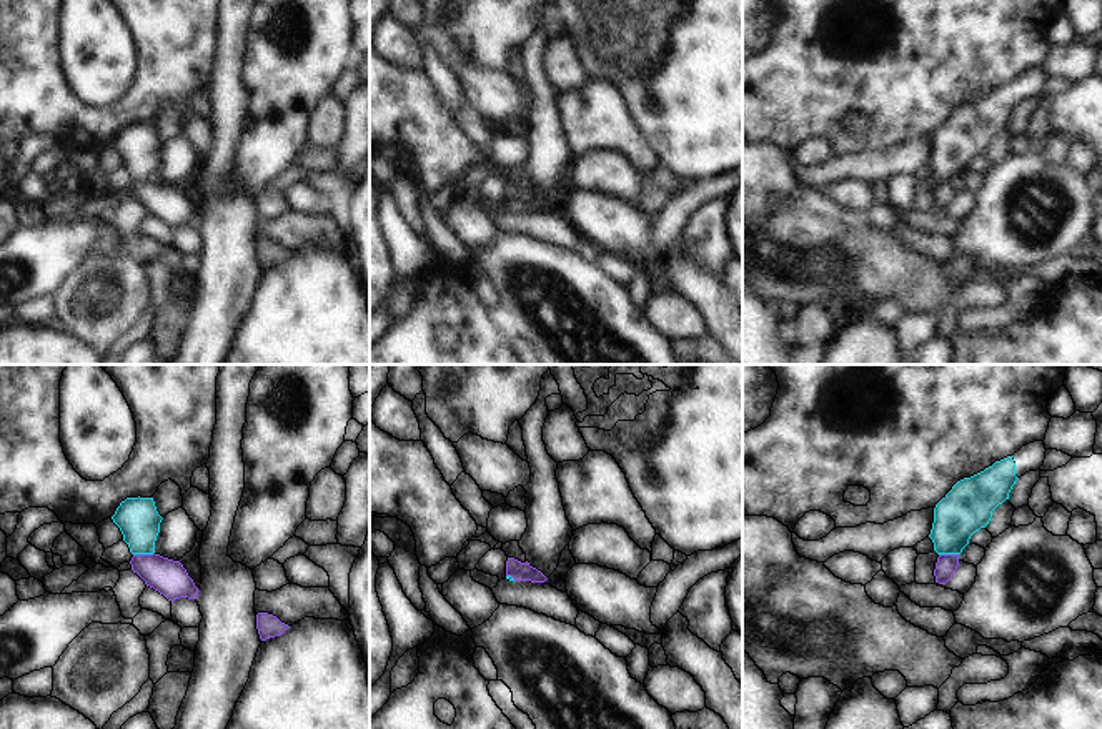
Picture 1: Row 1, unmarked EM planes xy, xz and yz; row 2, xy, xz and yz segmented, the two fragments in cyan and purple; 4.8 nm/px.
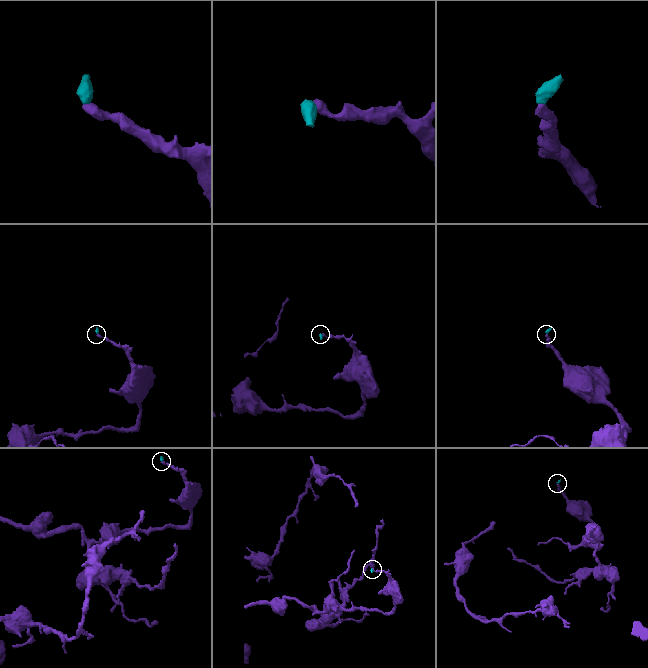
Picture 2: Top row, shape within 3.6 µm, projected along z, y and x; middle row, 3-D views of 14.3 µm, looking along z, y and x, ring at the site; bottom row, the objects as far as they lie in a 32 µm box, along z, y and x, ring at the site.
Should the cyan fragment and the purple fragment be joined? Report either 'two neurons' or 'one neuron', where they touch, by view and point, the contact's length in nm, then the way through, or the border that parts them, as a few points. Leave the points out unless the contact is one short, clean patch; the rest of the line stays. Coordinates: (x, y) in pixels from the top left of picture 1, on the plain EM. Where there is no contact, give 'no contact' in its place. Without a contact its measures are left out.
one neuron; contact xy (143, 180); length 110 nm

